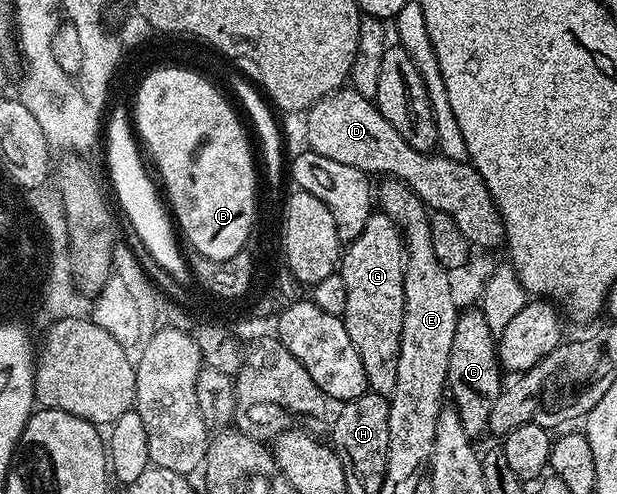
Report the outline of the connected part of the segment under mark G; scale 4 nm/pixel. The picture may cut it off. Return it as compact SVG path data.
M373 211L353 241L347 242L338 266L346 283L344 326L362 359L371 392L391 395L398 379L398 351L404 314L404 239L400 229L382 212Z

